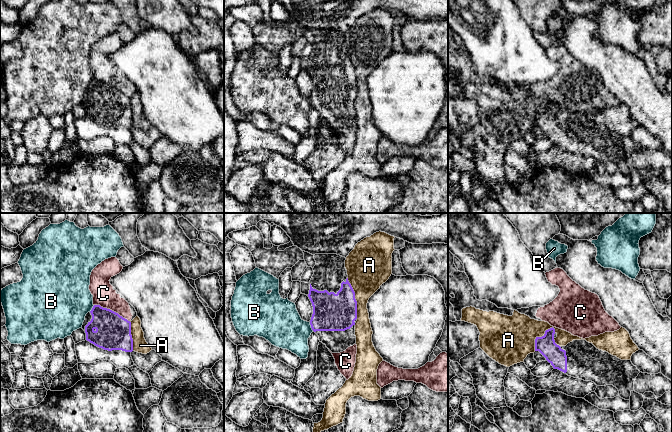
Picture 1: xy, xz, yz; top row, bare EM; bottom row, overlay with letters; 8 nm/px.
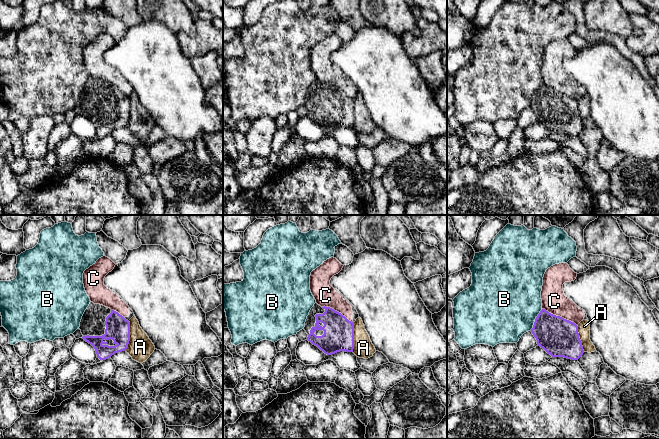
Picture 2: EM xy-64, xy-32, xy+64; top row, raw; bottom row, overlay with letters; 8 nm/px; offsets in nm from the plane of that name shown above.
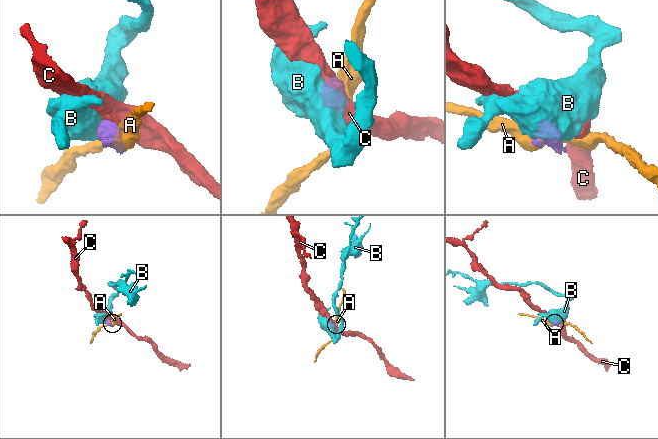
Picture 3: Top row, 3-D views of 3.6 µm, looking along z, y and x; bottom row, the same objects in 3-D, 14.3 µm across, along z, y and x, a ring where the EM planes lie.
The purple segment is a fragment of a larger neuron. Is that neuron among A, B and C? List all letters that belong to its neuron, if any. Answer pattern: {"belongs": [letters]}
{"belongs": []}

